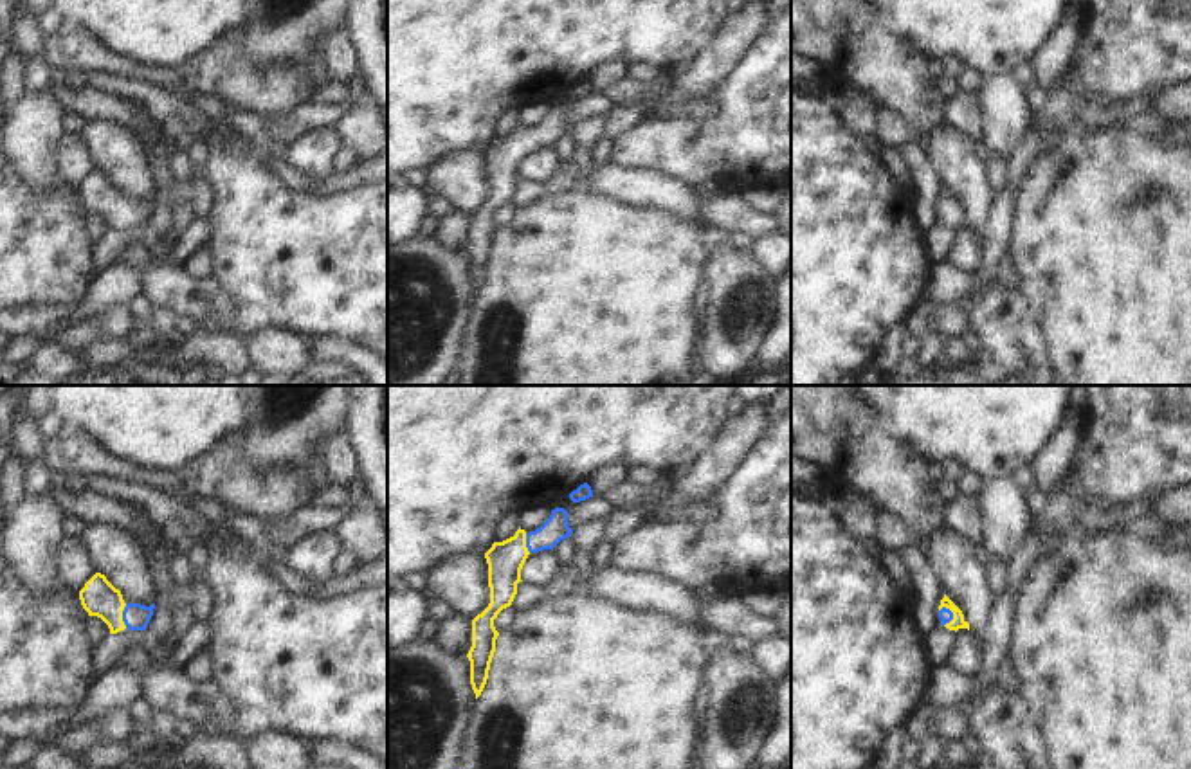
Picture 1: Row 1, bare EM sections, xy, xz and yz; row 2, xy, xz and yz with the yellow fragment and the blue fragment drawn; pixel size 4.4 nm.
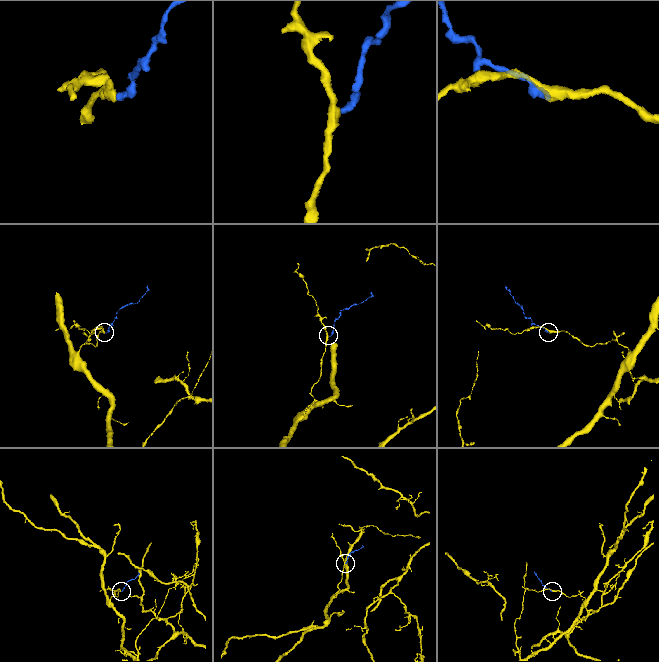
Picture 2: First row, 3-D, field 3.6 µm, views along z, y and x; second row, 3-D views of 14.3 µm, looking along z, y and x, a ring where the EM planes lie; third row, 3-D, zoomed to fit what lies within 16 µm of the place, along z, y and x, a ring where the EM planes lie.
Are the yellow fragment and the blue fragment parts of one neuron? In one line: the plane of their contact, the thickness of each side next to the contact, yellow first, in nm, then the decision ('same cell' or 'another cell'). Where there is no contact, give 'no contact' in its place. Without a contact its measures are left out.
contact in yz; calibres 60 and 60 nm; same cell

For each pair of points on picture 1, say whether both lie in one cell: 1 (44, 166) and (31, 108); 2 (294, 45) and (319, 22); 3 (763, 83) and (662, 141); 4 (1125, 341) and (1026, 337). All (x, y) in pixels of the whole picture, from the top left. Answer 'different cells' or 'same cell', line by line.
1: same cell
2: same cell
3: same cell
4: different cells

